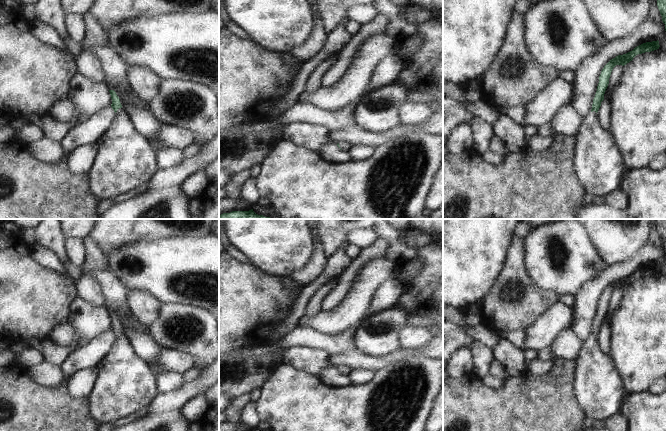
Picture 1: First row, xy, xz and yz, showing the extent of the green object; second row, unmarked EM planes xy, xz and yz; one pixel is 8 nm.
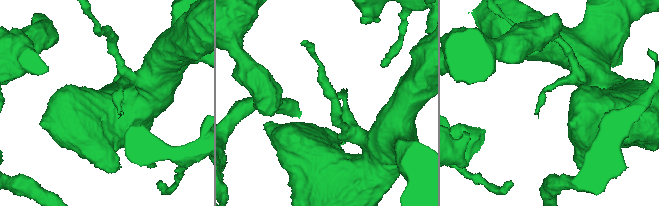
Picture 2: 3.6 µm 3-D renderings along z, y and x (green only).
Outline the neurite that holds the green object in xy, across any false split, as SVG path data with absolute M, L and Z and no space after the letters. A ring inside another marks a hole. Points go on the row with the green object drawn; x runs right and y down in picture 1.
M109 92L115 115L97 141L97 156L89 172L91 190L101 201L139 192L158 171L153 148L136 131L116 92Z

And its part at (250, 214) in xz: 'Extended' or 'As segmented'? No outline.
As segmented

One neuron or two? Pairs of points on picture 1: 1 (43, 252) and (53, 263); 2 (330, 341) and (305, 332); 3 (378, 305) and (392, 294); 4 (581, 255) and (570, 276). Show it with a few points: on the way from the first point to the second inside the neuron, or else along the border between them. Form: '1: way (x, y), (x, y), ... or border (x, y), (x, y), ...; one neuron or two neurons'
1: way (45, 255), (50, 260); one neuron
2: way (324, 341), (311, 338); one neuron
3: way (381, 302), (389, 294); one neuron
4: way (576, 260), (570, 266), (570, 271); one neuron

